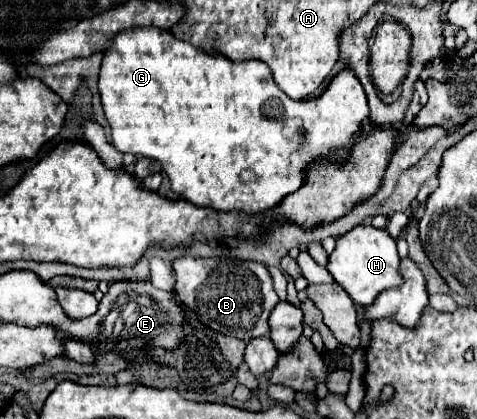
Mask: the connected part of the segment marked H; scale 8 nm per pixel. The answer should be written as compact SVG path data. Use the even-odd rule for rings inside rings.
M367 223L353 227L349 233L337 239L337 247L329 255L327 269L333 279L349 293L349 297L365 307L369 307L381 291L403 285L401 257L397 253L395 239L385 229L377 229Z

